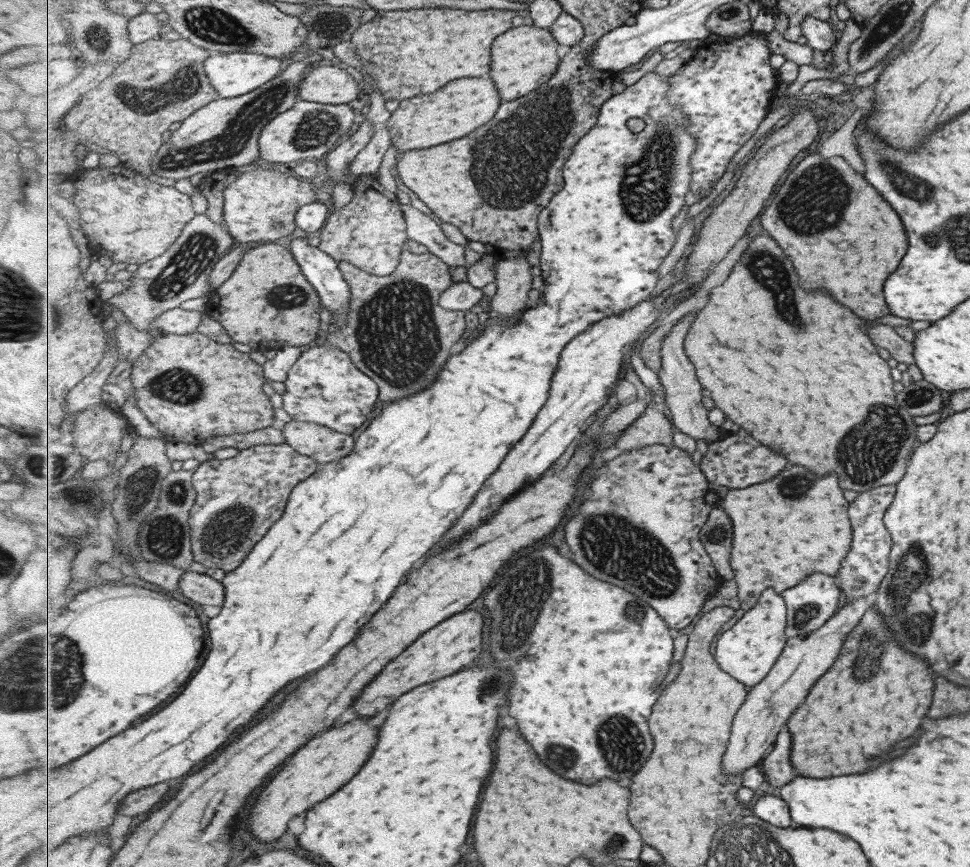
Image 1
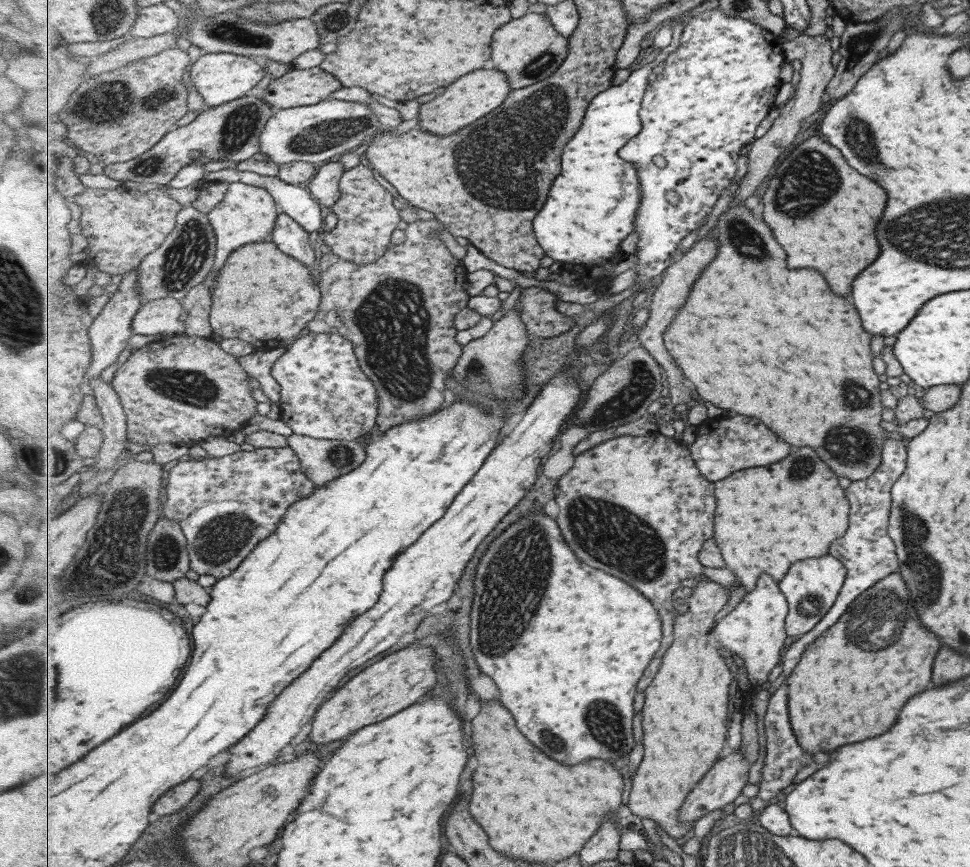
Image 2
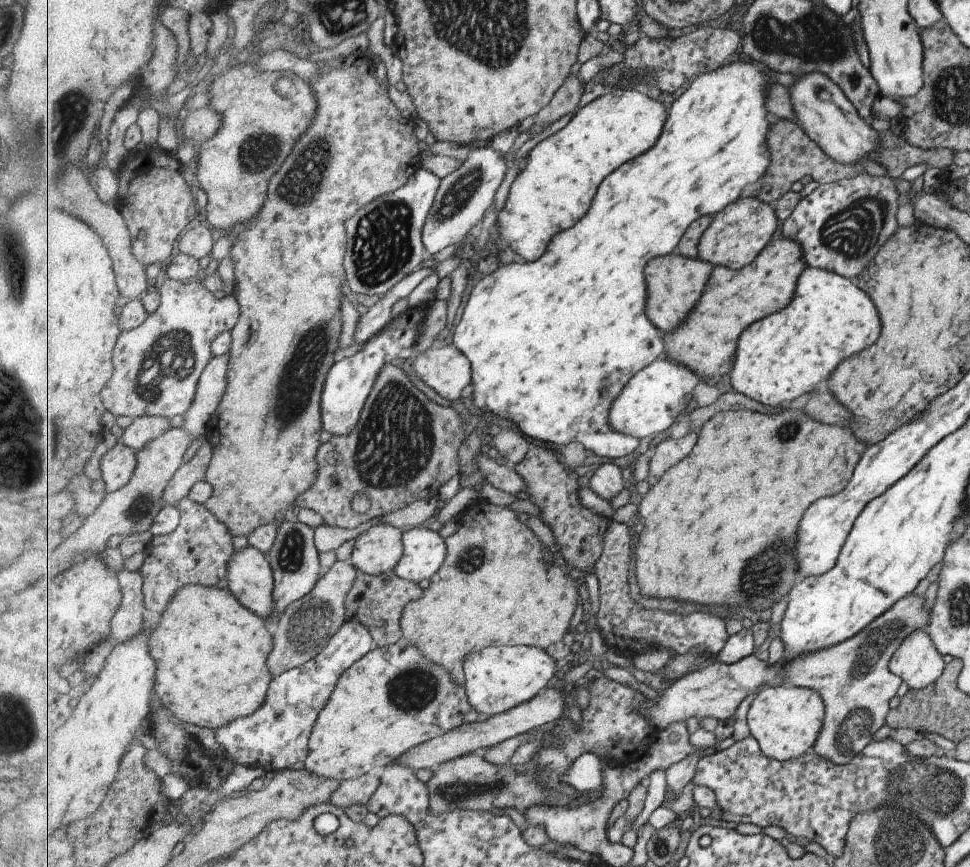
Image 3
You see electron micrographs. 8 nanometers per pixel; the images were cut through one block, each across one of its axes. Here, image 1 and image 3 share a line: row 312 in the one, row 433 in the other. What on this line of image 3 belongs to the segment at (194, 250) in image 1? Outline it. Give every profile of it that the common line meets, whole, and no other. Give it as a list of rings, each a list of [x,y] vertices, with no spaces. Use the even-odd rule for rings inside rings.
[[[145,415],[125,428],[121,442],[134,448],[136,451],[152,444],[152,440],[170,431],[169,419],[155,415]]]

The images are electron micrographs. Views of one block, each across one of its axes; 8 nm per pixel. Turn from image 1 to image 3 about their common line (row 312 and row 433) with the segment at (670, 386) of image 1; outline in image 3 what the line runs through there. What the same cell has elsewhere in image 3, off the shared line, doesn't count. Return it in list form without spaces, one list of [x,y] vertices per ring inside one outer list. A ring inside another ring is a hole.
[[[693,431],[678,439],[666,438],[659,442],[649,453],[649,474],[646,479],[649,488],[653,488],[661,480],[661,474],[665,474],[685,456],[689,456],[695,444],[697,444],[697,434]]]

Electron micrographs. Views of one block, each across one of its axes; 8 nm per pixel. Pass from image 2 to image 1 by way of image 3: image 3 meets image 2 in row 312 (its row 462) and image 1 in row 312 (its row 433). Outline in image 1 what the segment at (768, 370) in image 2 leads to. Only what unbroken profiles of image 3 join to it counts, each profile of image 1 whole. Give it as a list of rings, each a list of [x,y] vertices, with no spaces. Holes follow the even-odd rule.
[[[767,234],[755,236],[742,254],[727,282],[711,292],[707,308],[697,316],[684,344],[689,358],[693,358],[697,366],[701,384],[713,394],[717,406],[729,412],[727,416],[735,424],[747,428],[755,438],[761,438],[761,442],[771,444],[777,454],[785,454],[795,466],[805,466],[821,476],[835,472],[837,478],[841,478],[841,490],[865,492],[873,486],[896,485],[903,476],[907,456],[913,452],[913,444],[918,442],[915,436],[918,425],[909,413],[902,413],[897,404],[896,393],[891,389],[890,368],[879,357],[877,347],[863,334],[863,320],[859,320],[855,312],[839,306],[825,292],[805,292],[799,286],[793,262]]]

